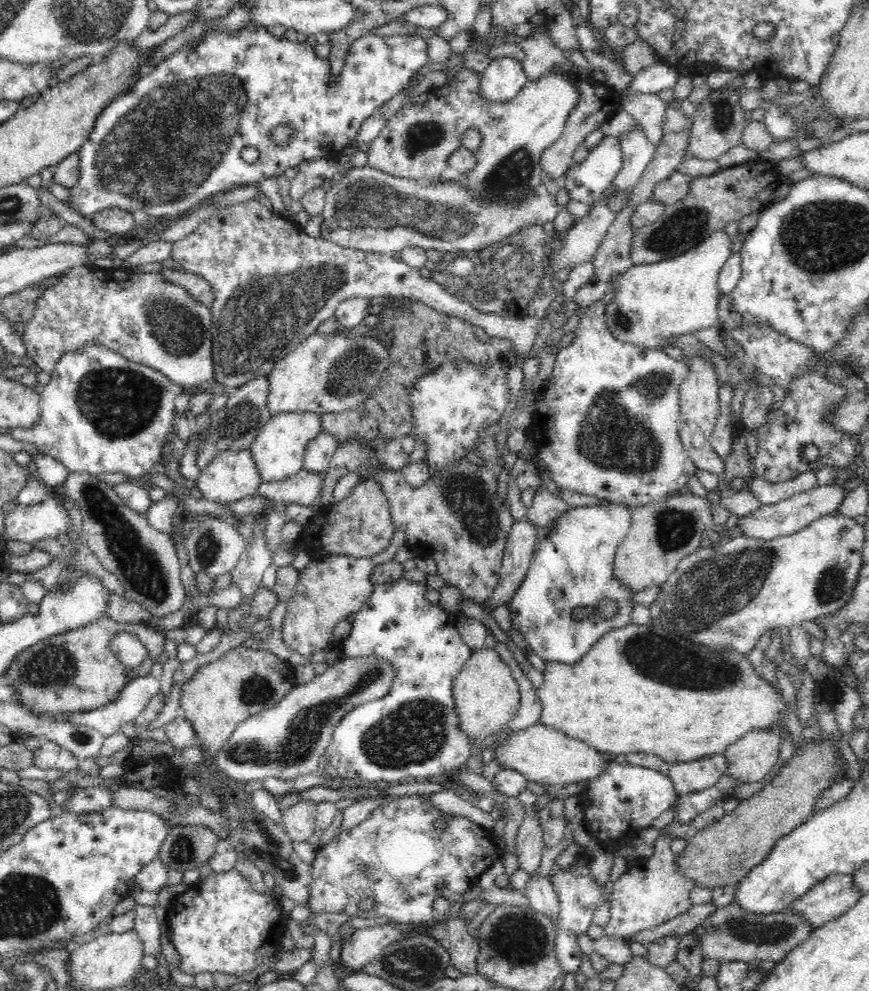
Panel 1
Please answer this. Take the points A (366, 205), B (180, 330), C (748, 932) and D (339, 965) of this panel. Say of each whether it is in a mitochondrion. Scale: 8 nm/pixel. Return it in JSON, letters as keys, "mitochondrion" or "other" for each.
{"A":"mitochondrion","B":"mitochondrion","C":"mitochondrion","D":"other"}

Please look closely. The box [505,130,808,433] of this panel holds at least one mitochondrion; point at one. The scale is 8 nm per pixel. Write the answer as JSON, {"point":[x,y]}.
{"point":[687,226]}

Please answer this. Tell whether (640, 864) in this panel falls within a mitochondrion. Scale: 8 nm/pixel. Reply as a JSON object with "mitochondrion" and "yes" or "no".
{"mitochondrion":"no"}

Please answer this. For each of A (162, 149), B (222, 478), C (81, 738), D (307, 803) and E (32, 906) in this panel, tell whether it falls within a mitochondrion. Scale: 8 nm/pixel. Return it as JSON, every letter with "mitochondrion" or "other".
{"A":"mitochondrion","B":"other","C":"mitochondrion","D":"other","E":"mitochondrion"}

